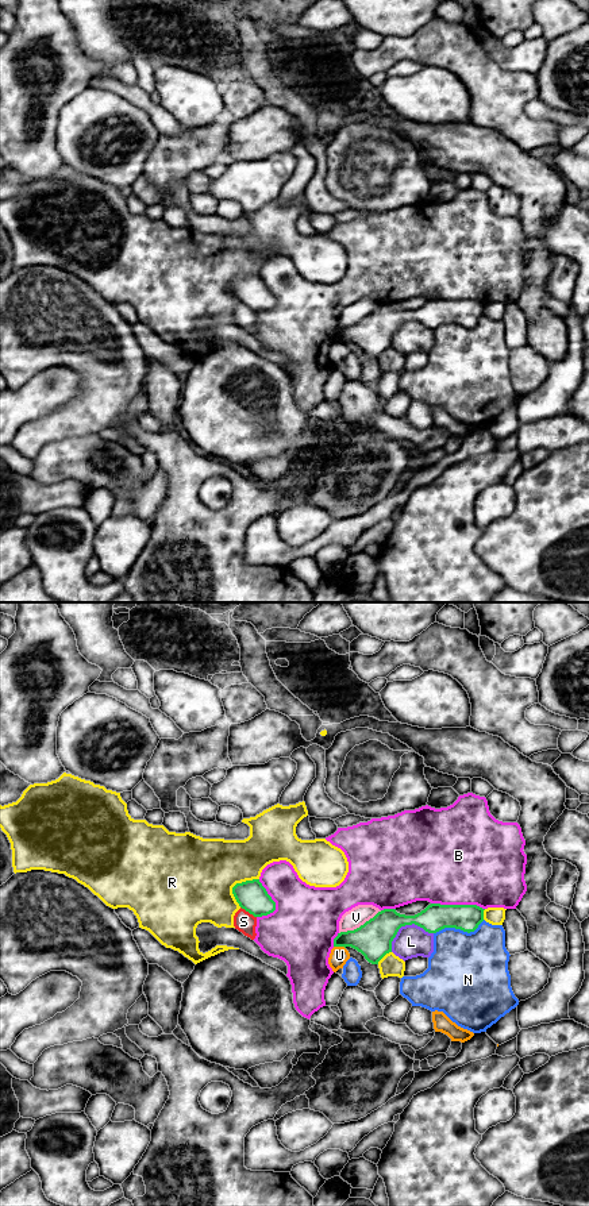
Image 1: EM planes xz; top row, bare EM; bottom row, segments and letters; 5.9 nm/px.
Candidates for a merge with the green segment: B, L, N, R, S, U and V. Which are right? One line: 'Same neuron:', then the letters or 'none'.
Same neuron: none

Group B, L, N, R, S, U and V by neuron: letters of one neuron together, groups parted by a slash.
B / L / N / R / S V / U

